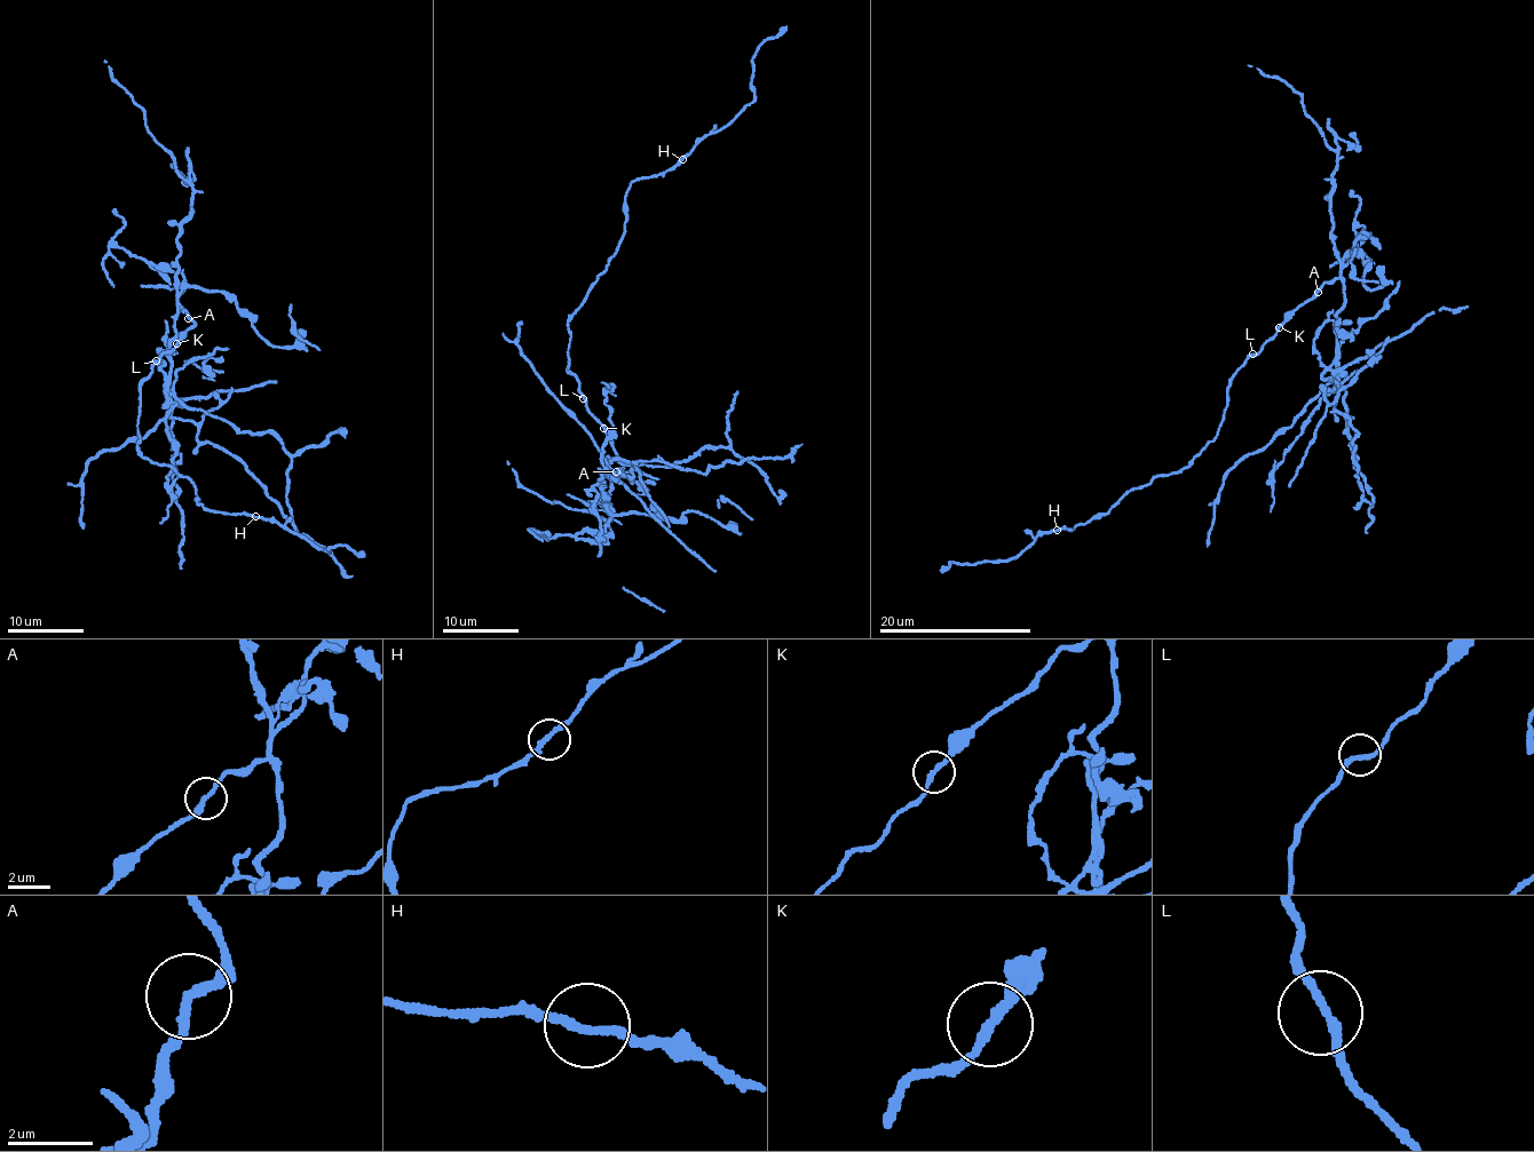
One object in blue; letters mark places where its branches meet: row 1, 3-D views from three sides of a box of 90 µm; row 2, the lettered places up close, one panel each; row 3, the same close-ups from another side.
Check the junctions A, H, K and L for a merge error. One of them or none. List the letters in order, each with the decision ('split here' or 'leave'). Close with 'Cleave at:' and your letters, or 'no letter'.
A: split here
H: leave
K: leave
L: leave
Cleave at: A

